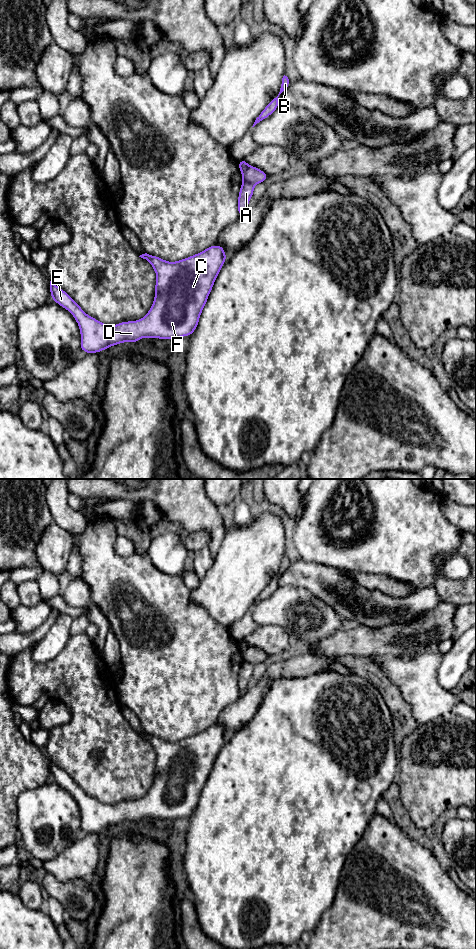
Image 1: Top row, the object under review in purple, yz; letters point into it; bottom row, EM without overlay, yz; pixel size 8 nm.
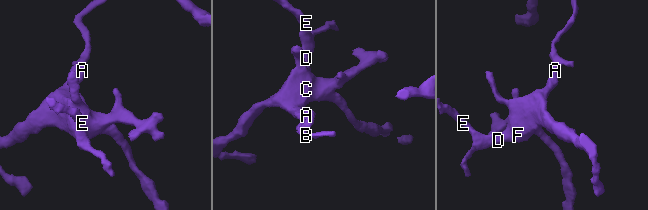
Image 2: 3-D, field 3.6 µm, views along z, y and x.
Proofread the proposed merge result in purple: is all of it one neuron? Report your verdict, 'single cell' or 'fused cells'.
fused cells

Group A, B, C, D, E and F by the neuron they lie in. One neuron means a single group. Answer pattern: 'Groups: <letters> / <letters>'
Groups: A C D E F / B

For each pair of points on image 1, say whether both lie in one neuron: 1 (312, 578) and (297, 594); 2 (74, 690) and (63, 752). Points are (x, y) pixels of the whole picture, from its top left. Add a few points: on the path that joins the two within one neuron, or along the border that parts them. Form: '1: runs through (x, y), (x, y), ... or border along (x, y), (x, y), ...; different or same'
1: border along (280, 585), (304, 587), (323, 601); different
2: runs through (77, 705), (77, 737); same

